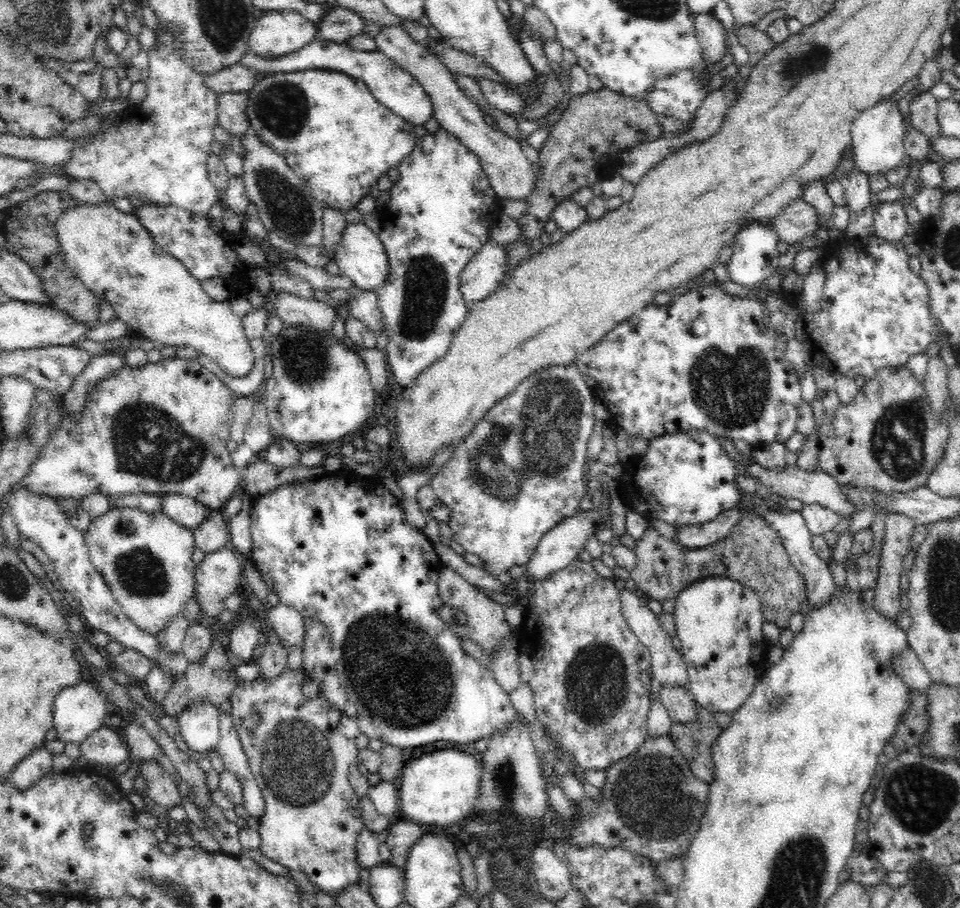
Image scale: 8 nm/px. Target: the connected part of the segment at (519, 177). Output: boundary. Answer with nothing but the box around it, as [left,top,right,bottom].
[374,25,536,200]

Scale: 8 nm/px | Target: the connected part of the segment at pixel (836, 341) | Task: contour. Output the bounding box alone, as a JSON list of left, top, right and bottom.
[766,232,942,379]

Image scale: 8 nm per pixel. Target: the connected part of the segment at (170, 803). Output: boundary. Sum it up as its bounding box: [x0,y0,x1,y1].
[139,761,182,809]

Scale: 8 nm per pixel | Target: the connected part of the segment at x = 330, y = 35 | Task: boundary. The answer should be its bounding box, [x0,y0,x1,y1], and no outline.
[317,7,364,44]

